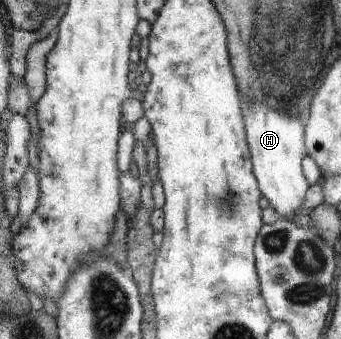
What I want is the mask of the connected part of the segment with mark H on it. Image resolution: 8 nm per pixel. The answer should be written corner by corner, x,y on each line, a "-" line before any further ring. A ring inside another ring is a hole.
241,101
241,113
245,119
252,170
259,184
259,191
269,201
269,207
277,211
281,219
295,223
298,213
304,213
303,201
310,186
301,169
301,160
306,156
304,123
296,115
275,111
267,103
259,101
253,103

